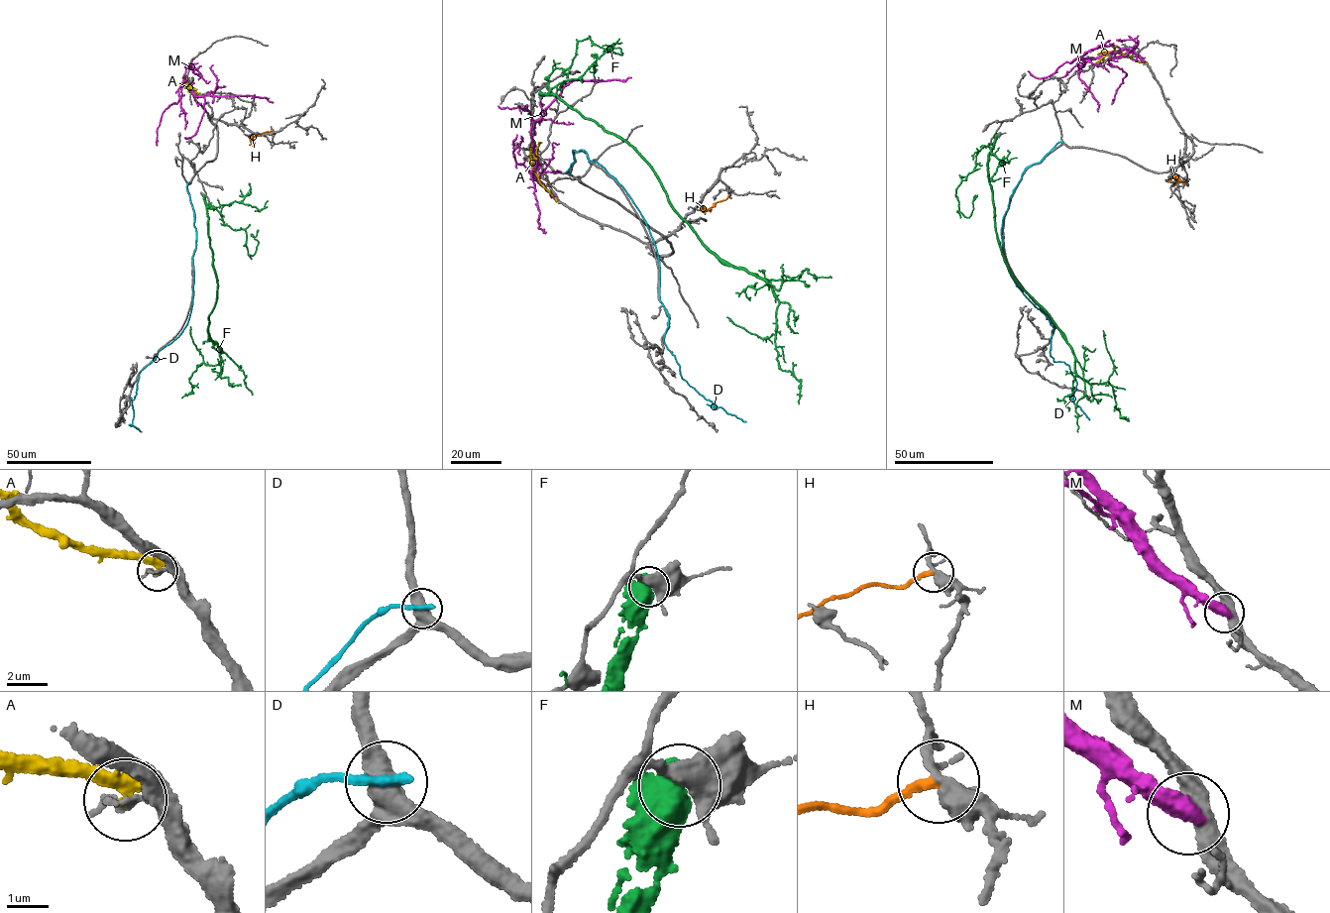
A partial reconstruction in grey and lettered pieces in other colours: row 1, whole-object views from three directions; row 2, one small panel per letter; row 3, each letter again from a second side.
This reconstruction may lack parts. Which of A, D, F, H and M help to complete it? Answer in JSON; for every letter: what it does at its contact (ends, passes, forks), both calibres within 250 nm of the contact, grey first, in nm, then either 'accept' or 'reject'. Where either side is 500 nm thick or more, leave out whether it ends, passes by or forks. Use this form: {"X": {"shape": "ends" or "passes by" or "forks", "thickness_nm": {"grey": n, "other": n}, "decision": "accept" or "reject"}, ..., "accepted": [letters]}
{"A": {"shape": "ends", "thickness_nm": {"grey": 130, "other": 360}, "decision": "reject"}, "D": {"shape": "ends", "thickness_nm": {"grey": 400, "other": 260}, "decision": "reject"}, "F": {"thickness_nm": {"grey": 440, "other": 750}, "decision": "reject"}, "H": {"shape": "ends", "thickness_nm": {"grey": 360, "other": 200}, "decision": "reject"}, "M": {"thickness_nm": {"grey": 440, "other": 500}, "decision": "reject"}, "accepted": []}

